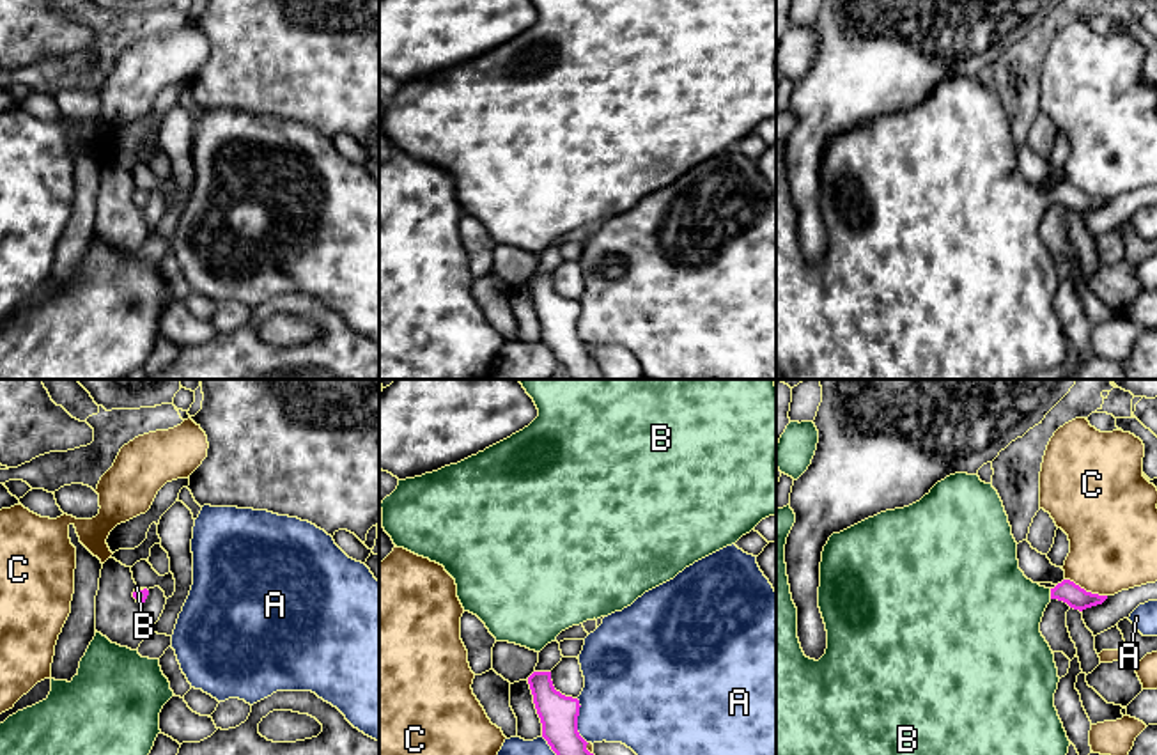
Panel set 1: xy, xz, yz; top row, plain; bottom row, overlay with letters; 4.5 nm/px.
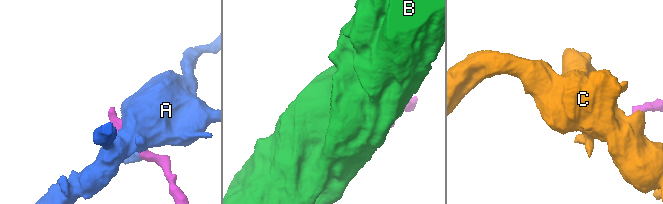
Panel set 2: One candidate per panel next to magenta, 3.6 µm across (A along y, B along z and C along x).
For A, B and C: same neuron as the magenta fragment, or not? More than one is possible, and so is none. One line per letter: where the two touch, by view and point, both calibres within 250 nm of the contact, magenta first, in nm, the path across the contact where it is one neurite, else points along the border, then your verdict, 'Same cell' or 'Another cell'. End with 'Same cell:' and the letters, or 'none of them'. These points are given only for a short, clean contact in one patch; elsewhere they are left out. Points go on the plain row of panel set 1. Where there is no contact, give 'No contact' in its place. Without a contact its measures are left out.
A: Touches magenta at xz (576, 325). Thickness 180 nm (magenta) against 400 nm. Another cell
B: Touches magenta at yz (1051, 197). Thickness 100 nm (magenta) against 380 nm. Path across: yz (1074, 199), (1051, 197), (1012, 211), (998, 211). Same cell
C: Touches magenta at yz (1085, 194). Thickness 100 nm (magenta) against 400 nm. Another cell
Same cell: B

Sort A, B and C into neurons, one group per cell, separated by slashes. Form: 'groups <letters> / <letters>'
groups A / B / C

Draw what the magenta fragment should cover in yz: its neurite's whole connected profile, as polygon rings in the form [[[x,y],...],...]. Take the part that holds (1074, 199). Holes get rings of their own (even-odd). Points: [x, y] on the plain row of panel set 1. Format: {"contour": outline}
{"contour": [[[955,76],[937,85],[920,105],[881,115],[829,140],[822,154],[819,190],[827,252],[819,264],[804,259],[797,241],[797,211],[785,167],[785,147],[794,126],[796,117],[790,108],[776,112],[776,369],[785,379],[1024,379],[1067,362],[1070,344],[1054,310],[1060,280],[1054,257],[1040,236],[1040,225],[1052,202],[1083,214],[1102,207],[1107,198],[1086,195],[1070,183],[1063,183],[1054,191],[1028,183],[1019,172],[1017,145],[992,87],[982,85],[978,78]]]}

